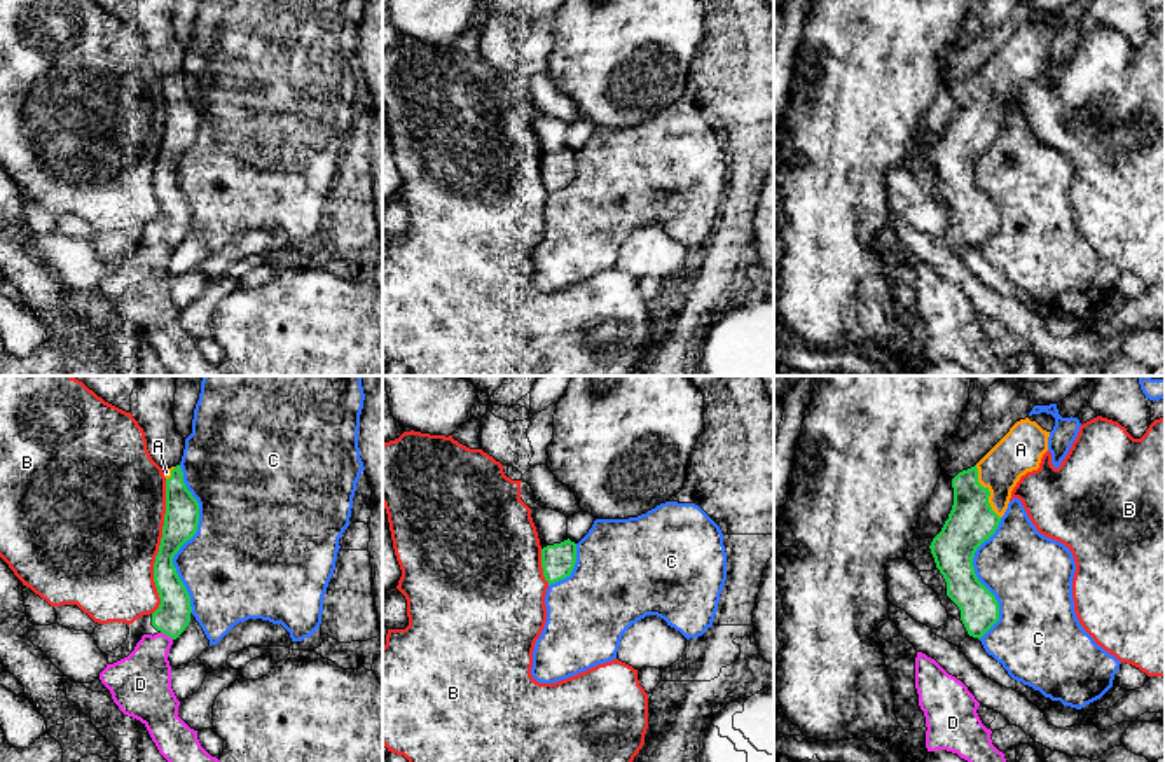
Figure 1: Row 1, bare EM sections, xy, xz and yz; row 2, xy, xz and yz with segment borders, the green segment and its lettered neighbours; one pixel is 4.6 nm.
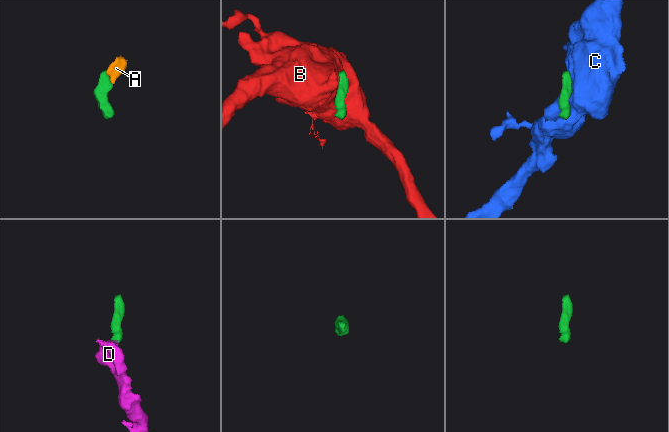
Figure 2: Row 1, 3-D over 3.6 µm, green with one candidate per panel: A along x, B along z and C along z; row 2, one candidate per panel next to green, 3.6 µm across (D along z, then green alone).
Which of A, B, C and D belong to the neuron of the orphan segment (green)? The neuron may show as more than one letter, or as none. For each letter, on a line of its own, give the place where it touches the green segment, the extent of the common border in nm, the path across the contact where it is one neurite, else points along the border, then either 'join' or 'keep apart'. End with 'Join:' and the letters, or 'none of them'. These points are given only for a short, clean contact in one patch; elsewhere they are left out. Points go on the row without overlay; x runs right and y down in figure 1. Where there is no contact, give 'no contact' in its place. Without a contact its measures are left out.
A: yz (989, 100) | 280 nm | across yz (971, 130), (978, 110), (989, 100), (992, 86), (1020, 58) | join
B: xy (159, 156) | 650 nm | keep apart
C: xy (189, 147) | 700 nm | keep apart
D: xy (168, 243) | 70 nm | across xy (172, 226), (168, 243), (151, 261), (142, 290) | join
Join: A, D

